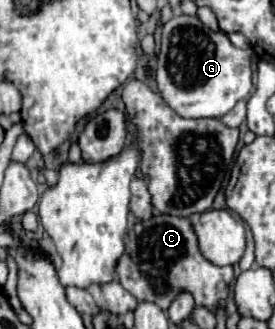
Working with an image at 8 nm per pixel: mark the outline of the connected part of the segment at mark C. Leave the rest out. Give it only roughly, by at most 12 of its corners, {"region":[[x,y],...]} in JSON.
{"region":[[152,215],[116,267],[138,301],[176,293],[216,313],[234,279],[202,257],[190,219]]}

